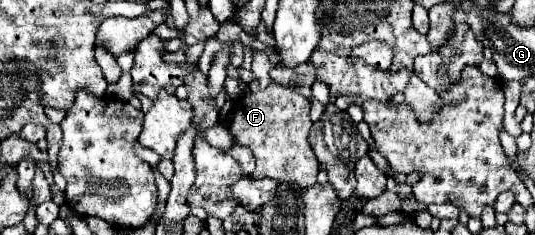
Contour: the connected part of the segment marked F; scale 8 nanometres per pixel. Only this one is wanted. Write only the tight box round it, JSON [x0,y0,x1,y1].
[229,82,317,188]

